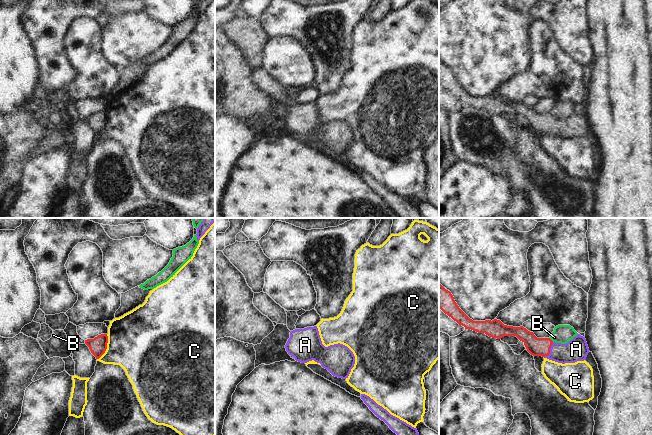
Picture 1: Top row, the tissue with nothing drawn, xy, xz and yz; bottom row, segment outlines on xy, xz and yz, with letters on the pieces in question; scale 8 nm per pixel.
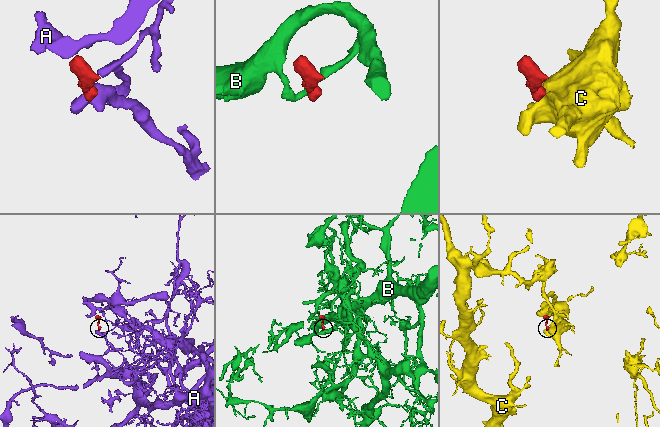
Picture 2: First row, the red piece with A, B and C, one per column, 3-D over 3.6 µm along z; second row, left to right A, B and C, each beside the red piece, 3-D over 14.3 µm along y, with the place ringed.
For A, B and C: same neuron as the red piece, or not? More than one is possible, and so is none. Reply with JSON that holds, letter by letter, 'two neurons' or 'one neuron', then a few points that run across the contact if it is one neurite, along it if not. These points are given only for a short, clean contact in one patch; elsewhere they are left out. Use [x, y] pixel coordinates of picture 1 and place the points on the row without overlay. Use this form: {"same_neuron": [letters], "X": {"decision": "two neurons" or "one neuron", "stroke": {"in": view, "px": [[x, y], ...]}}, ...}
{"same_neuron": ["A"], "A": {"decision": "one neuron", "stroke": {"in": "yz", "px": [[535, 122], [542, 122], [549, 126], [576, 125]]}}, "B": {"decision": "two neurons", "stroke": {"in": "yz", "px": [[549, 114], [553, 117]]}}, "C": {"decision": "two neurons", "stroke": {"in": "xy", "px": [[107, 110], [107, 124], [97, 135]]}}}

